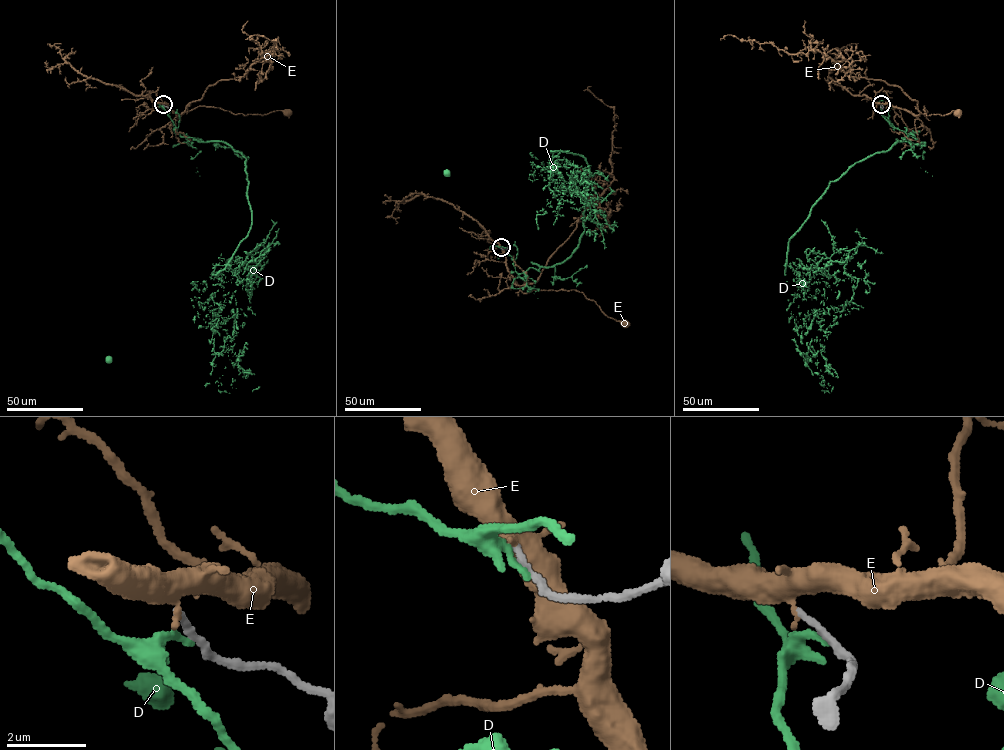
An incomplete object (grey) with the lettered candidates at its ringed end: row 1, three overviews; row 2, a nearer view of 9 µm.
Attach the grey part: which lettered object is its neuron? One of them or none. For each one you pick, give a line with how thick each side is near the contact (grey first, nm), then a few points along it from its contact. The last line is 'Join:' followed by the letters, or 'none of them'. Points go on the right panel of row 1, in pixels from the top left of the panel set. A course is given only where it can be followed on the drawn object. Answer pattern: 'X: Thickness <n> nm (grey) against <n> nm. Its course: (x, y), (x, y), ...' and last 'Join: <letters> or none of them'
Join: none of them

